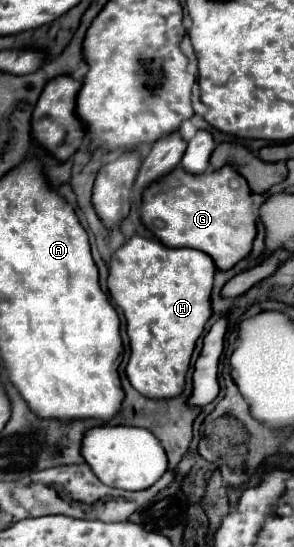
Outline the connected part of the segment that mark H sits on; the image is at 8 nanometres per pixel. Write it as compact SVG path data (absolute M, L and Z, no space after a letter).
M140 235L124 241L108 263L108 291L124 309L130 337L126 377L146 397L174 397L182 391L190 357L212 315L210 291L216 265L198 249L168 249L158 239Z

